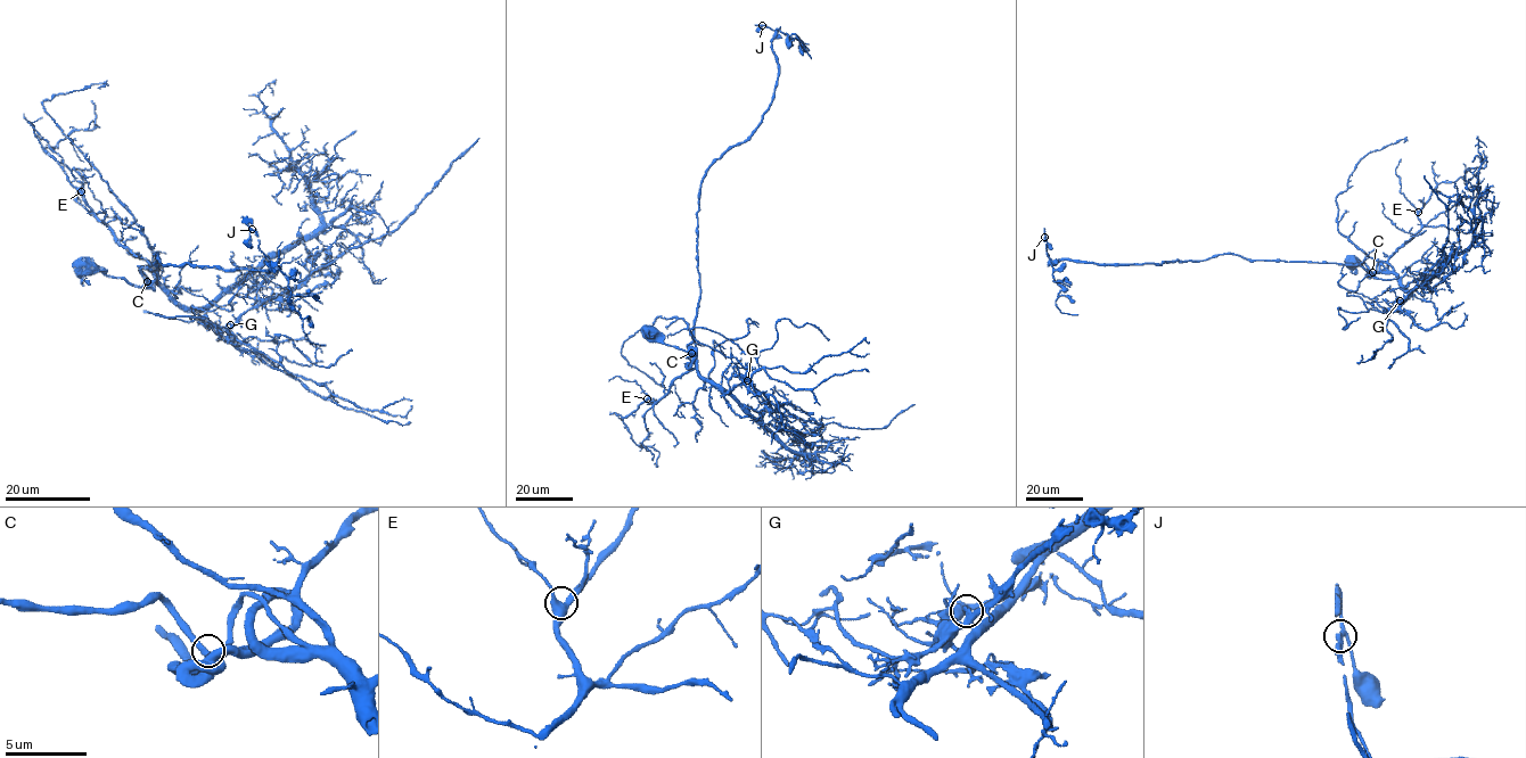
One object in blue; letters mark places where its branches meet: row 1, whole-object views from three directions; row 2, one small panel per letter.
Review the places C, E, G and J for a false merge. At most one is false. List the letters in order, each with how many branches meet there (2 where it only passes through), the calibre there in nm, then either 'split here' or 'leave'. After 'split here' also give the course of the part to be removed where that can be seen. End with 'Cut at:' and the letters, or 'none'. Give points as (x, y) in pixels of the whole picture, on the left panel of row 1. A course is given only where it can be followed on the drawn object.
C: 3 | 360 nm | leave
E: 3 | 440 nm | leave
G: 3 | 300 nm | split here | (230, 324), (268, 299), (289, 294), (314, 271), (330, 264), (346, 250), (391, 235), (454, 161), (480, 138)
J: 3 | 240 nm | leave
Cut at: G

